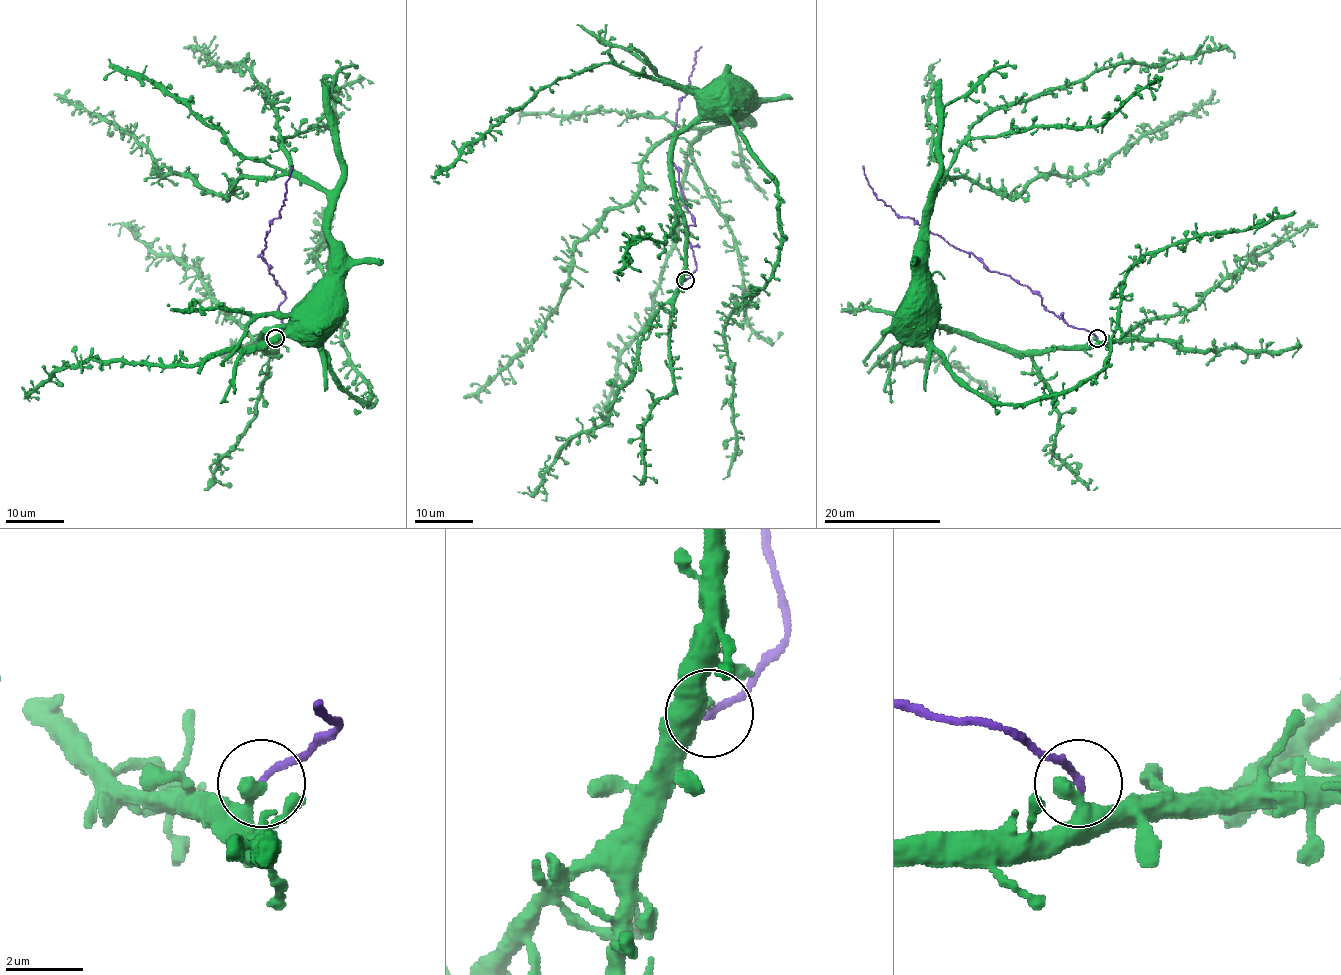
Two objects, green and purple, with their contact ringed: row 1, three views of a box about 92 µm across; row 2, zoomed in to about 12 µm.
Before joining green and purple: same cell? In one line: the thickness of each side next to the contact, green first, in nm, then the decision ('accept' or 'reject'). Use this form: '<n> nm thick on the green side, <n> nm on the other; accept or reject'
480 nm thick on the green side, 190 nm on the other; reject

